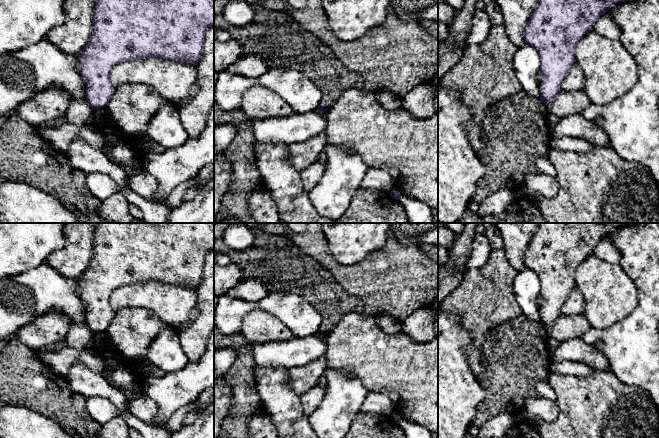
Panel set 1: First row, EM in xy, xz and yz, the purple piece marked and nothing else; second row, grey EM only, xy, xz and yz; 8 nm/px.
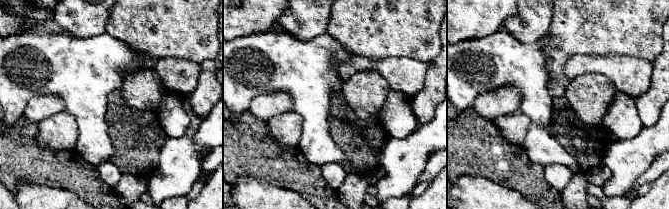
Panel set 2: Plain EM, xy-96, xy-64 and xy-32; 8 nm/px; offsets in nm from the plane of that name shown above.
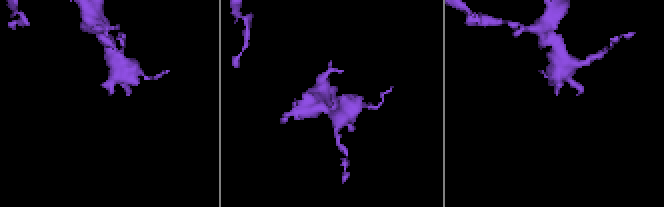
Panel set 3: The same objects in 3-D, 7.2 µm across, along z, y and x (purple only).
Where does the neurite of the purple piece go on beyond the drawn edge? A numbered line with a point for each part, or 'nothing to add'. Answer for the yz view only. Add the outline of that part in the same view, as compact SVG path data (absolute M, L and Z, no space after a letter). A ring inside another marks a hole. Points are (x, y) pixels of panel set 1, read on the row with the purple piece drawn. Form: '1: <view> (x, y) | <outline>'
nothing to add

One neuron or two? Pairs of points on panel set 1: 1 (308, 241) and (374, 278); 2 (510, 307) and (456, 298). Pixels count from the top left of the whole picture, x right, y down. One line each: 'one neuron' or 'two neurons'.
1: one neuron
2: one neuron

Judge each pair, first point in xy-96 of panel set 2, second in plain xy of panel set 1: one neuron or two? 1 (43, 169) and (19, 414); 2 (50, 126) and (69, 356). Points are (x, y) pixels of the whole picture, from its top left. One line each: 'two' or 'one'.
1: two
2: one

